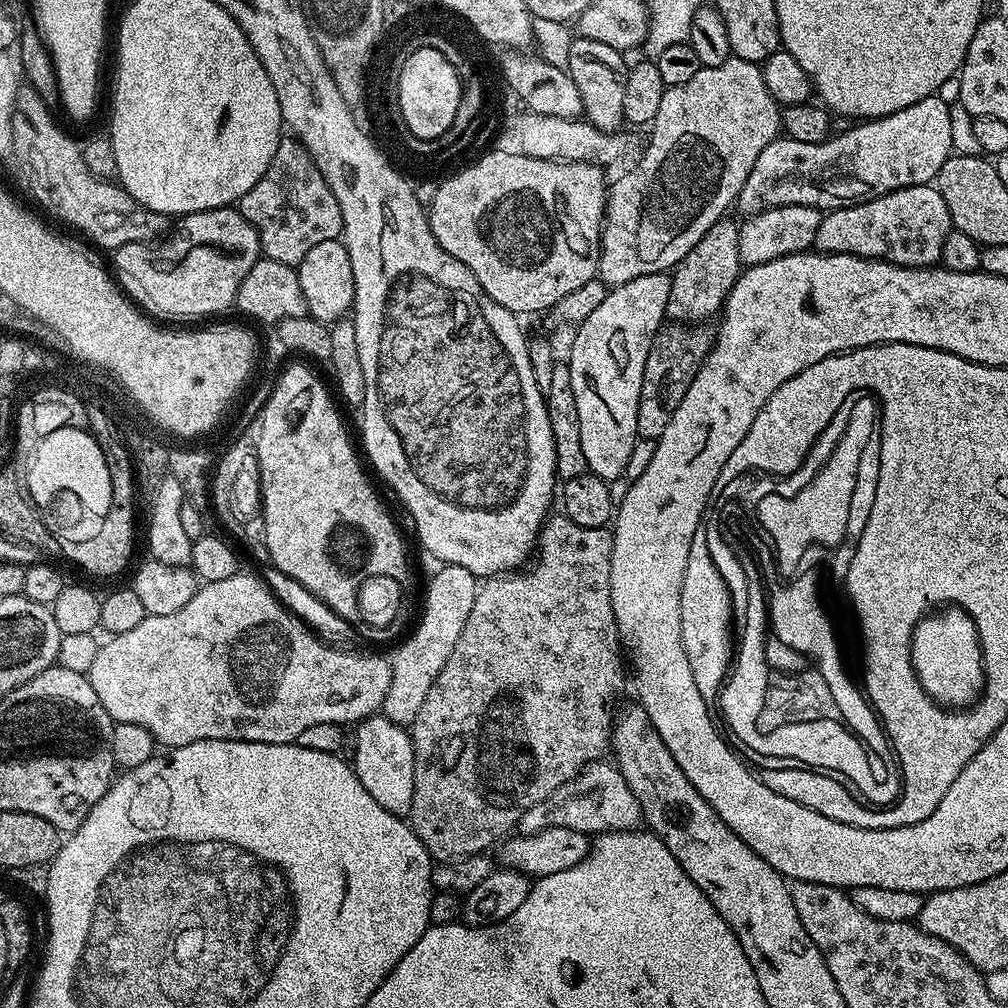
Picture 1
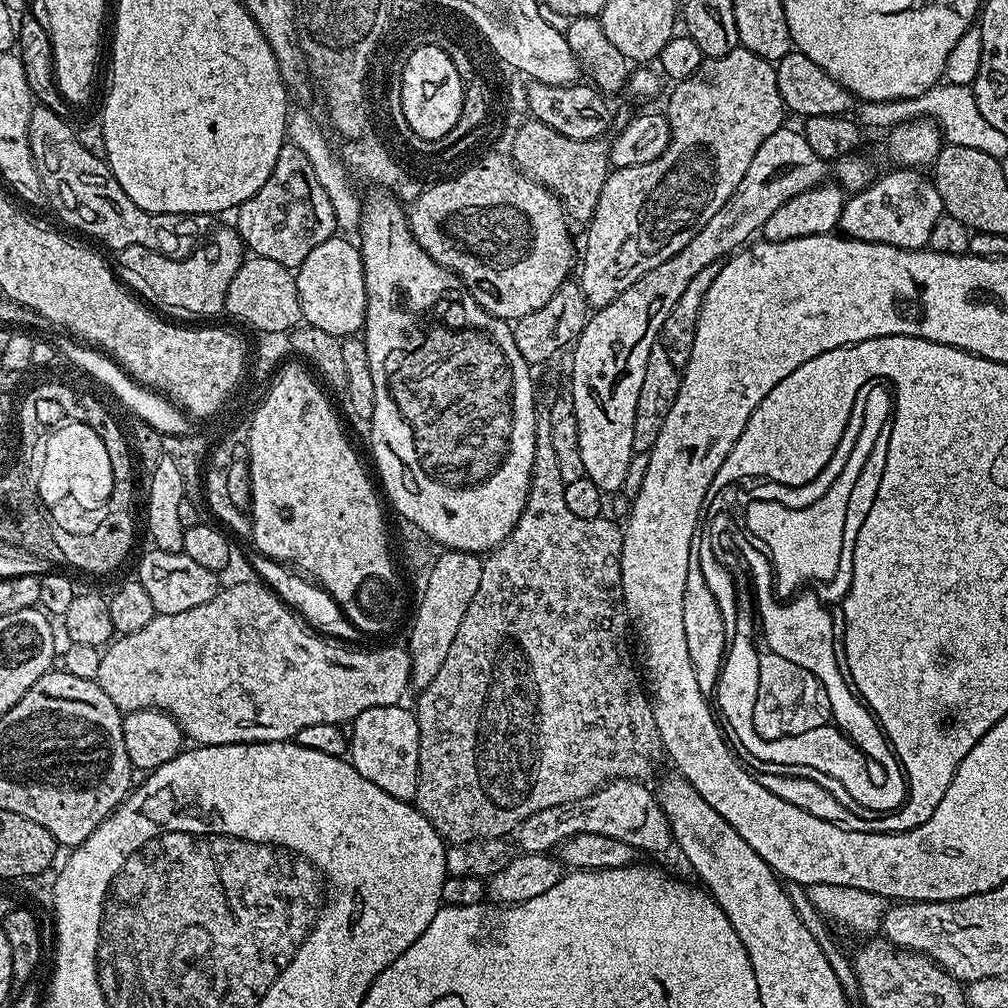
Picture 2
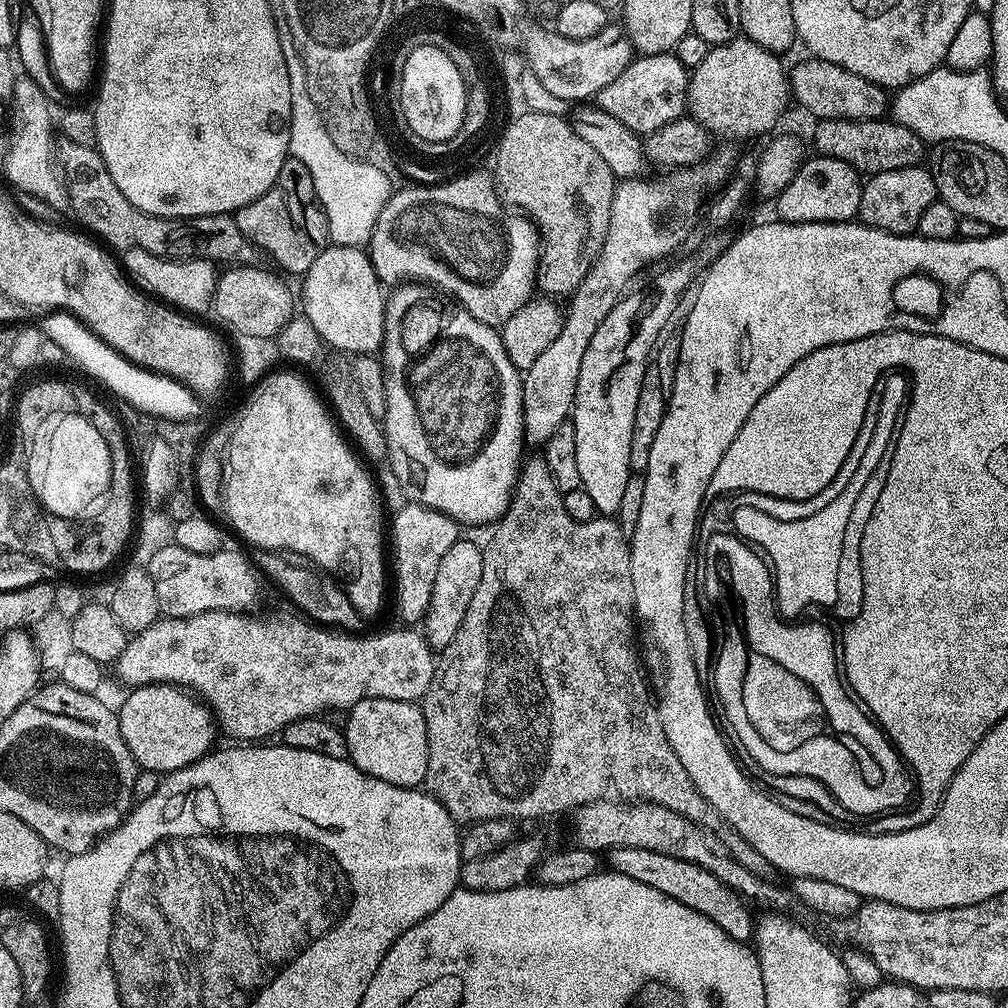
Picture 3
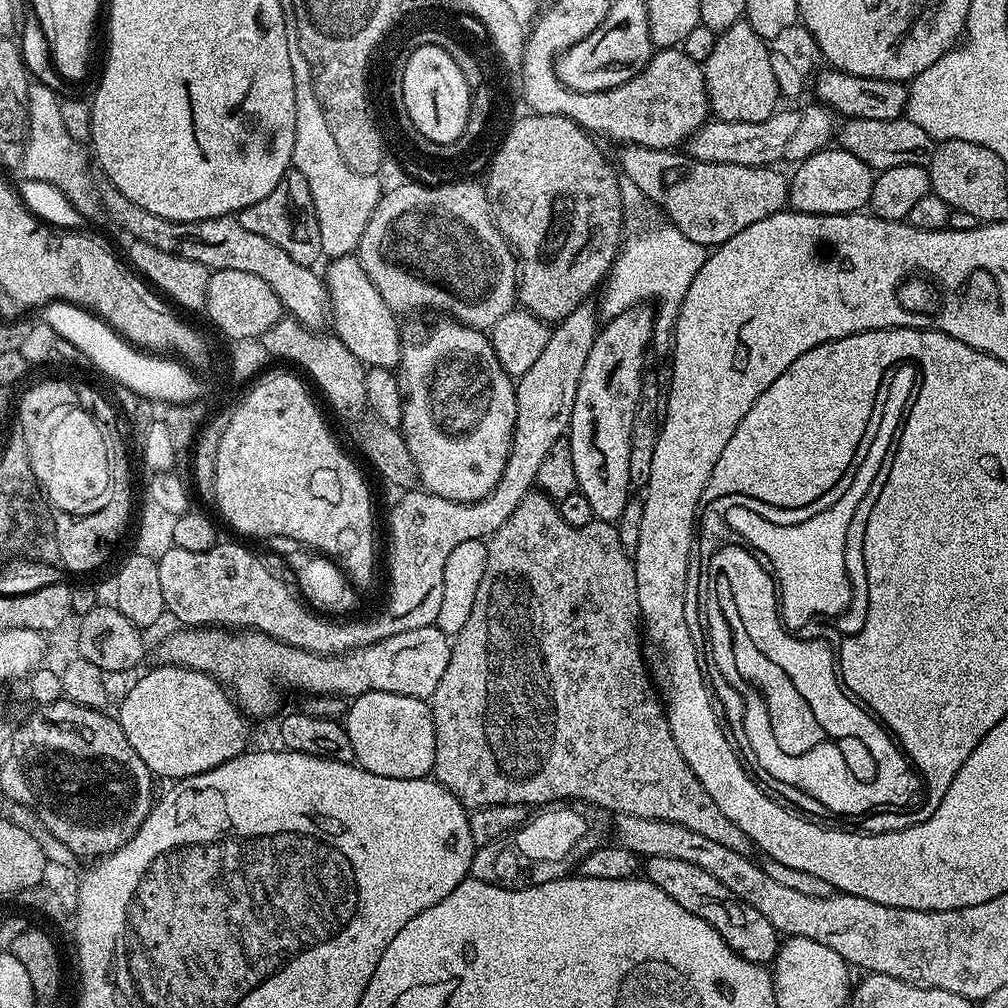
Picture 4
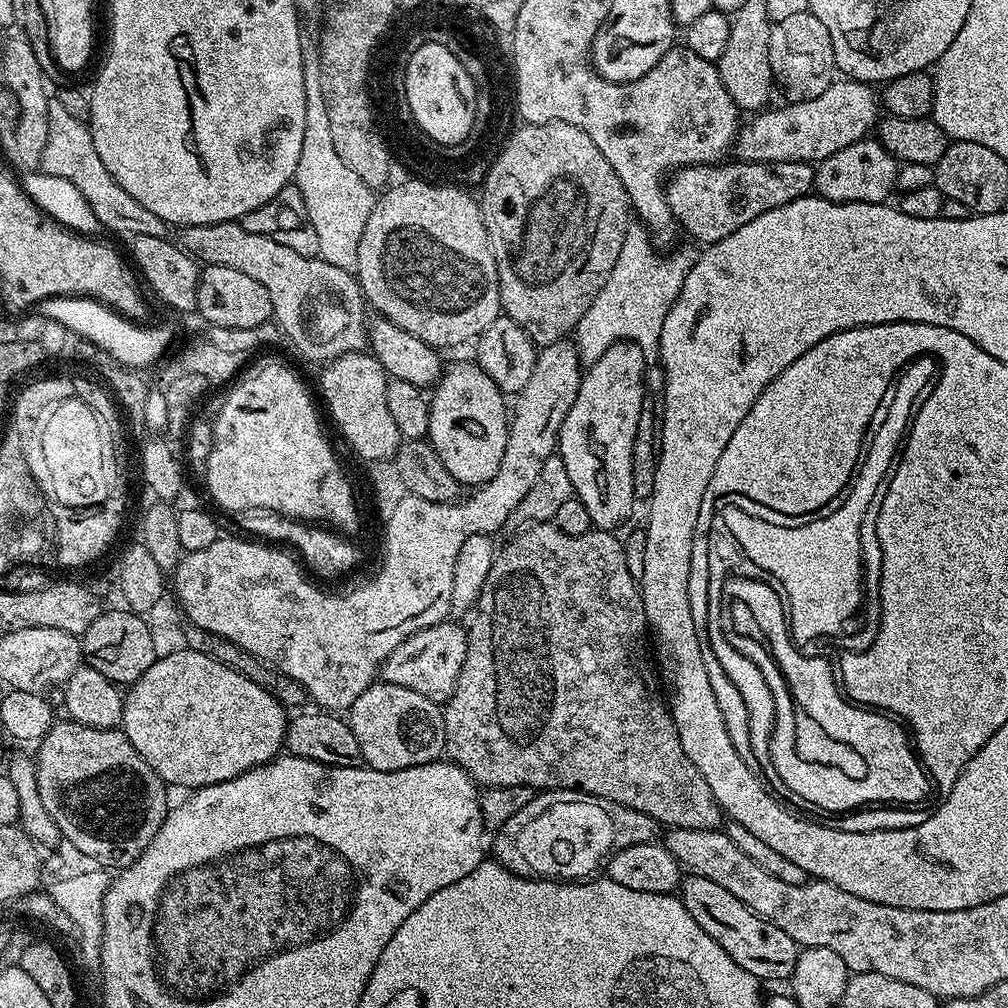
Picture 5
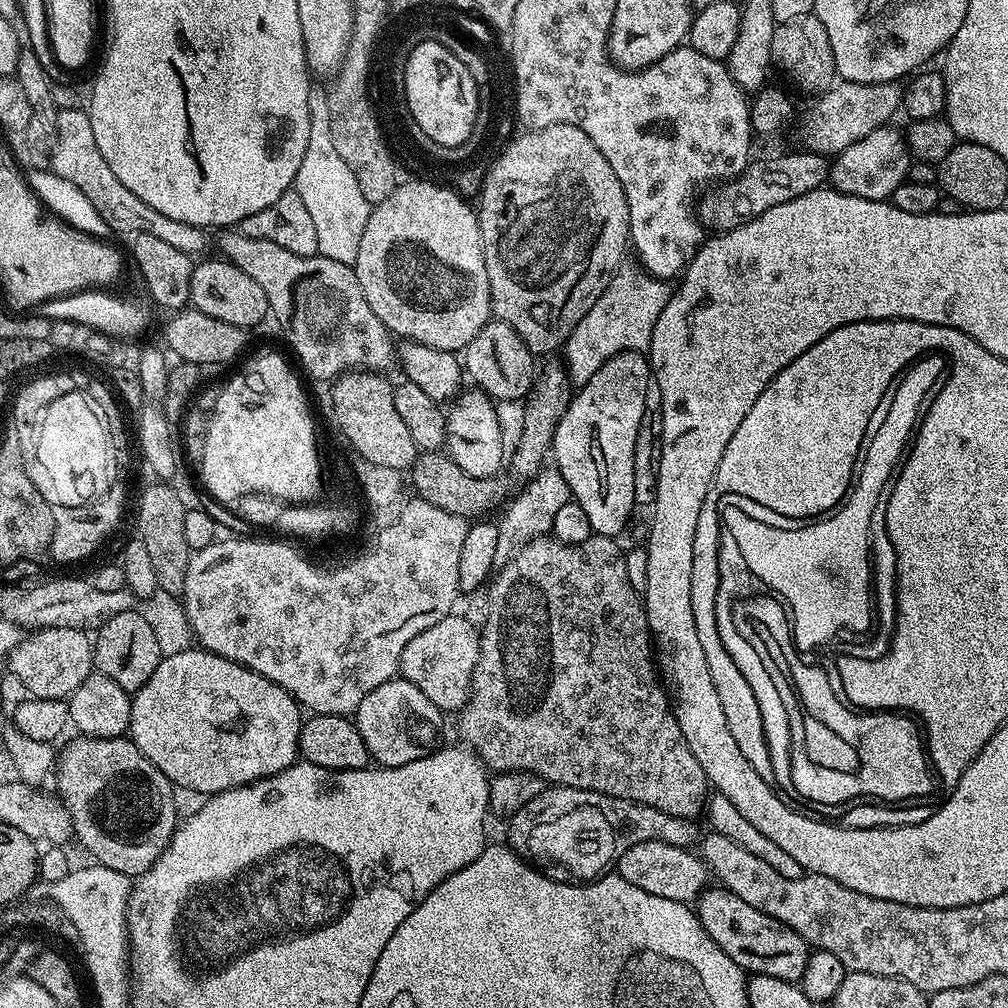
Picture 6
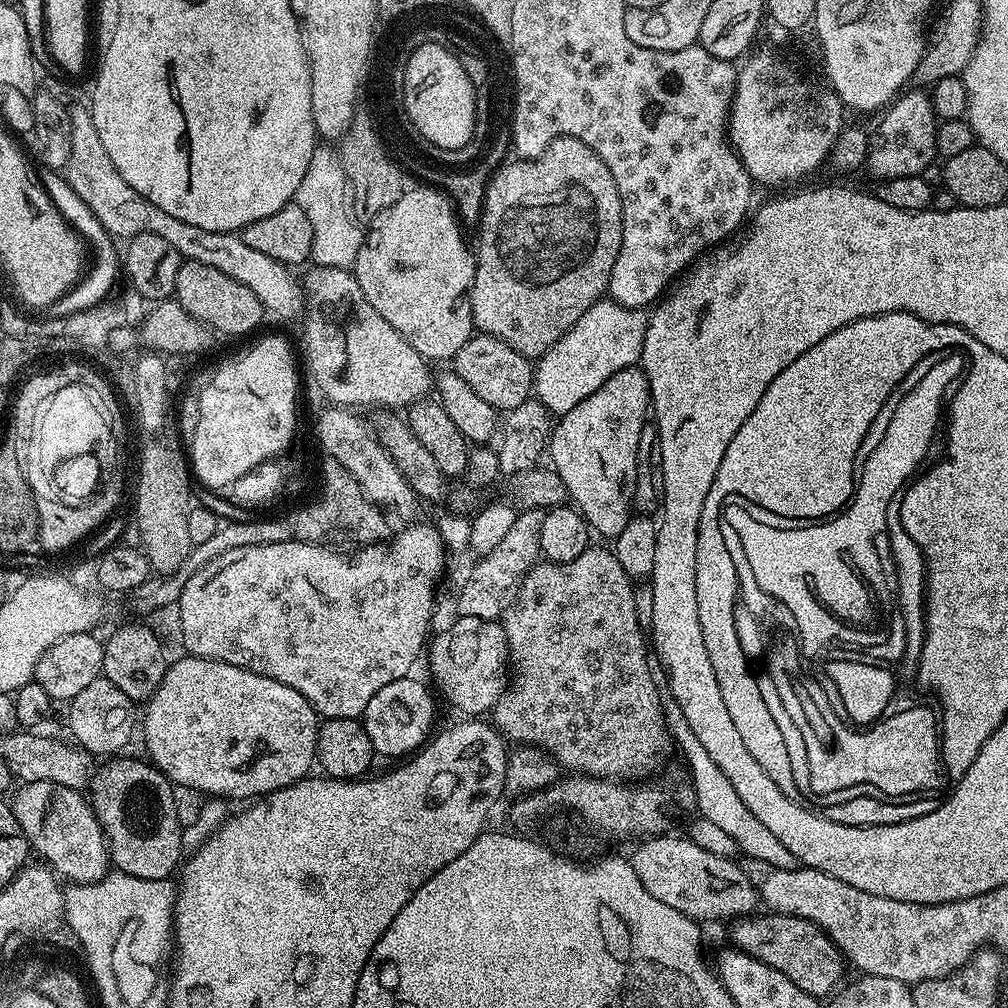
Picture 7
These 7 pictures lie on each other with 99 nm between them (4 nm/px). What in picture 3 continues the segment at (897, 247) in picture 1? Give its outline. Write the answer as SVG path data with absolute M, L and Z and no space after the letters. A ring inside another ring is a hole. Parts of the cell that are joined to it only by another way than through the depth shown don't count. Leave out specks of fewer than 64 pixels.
M924 166L879 172L867 177L863 186L859 219L871 228L899 236L915 233L918 218L922 218L926 206L930 206L938 198L932 173Z

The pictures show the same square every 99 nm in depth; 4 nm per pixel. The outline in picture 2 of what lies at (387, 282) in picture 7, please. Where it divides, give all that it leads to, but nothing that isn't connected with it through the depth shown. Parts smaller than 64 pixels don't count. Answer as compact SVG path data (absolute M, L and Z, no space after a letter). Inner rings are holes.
M484 160L480 167L472 169L468 175L455 180L455 183L443 184L441 188L432 189L432 192L427 193L427 196L419 196L416 201L410 204L407 213L408 225L412 231L413 238L418 242L418 246L422 246L422 250L426 250L426 254L430 254L430 258L434 258L434 262L449 268L467 286L468 292L476 299L478 306L482 306L490 315L497 316L499 320L509 322L521 320L526 318L526 314L534 314L534 310L541 308L545 302L550 302L550 298L554 298L554 294L558 289L563 284L569 283L571 276L568 275L571 272L573 275L574 265L578 260L577 249L576 252L572 249L572 236L568 233L569 221L566 219L564 205L546 186L541 184L532 186L526 180L516 176L512 168L509 168L509 163L506 160Z

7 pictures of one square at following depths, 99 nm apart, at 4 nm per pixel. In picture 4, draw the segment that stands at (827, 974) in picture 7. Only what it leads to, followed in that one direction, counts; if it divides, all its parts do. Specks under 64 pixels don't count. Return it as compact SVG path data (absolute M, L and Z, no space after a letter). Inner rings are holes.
M649 856L646 860L646 878L651 884L658 886L662 894L670 894L670 898L674 898L674 902L678 902L682 910L690 910L690 914L702 918L702 922L712 927L716 935L726 942L726 946L746 958L746 962L768 966L775 961L776 949L782 943L776 928L770 926L770 922L766 922L766 918L762 918L762 914L758 914L754 906L742 902L734 893L726 890L726 886L722 886L722 882L714 878L714 874L706 874L702 866L681 862L679 858Z

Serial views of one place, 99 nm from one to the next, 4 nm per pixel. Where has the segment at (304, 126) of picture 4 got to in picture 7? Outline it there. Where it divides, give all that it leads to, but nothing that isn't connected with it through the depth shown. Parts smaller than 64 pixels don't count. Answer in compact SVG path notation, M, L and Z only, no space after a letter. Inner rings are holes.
M314 150L310 166L306 166L306 178L302 178L302 186L298 186L294 202L306 210L306 218L310 218L310 226L314 230L311 263L321 268L351 269L358 258L362 228L355 224L357 221L350 211L348 182L344 173L333 166L329 151Z

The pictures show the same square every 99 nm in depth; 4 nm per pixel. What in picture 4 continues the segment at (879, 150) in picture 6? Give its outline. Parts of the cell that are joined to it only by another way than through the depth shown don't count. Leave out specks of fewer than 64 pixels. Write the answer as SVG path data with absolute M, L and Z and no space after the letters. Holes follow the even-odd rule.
M829 146L810 154L810 158L799 161L795 165L796 173L791 173L788 181L788 204L791 211L805 212L806 214L846 214L847 212L859 212L869 207L872 199L872 182L874 170L862 162L854 154L850 154L839 146Z

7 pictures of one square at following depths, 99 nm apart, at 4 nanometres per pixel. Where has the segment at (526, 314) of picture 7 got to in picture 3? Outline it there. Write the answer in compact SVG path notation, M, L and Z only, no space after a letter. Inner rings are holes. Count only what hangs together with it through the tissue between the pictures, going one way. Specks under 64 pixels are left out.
M532 110L529 116L515 124L508 132L508 139L504 140L500 154L500 181L508 197L523 204L525 213L540 233L540 267L536 269L539 291L552 298L571 297L582 278L586 278L606 240L610 206L618 183L615 171L606 158L594 150L594 146L574 134L571 123L565 117L563 120L552 112Z

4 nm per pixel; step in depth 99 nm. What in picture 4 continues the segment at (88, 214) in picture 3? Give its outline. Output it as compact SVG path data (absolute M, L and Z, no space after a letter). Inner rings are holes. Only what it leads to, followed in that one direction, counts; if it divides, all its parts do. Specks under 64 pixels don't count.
M111 186L99 189L98 195L103 215L108 215L122 231L129 232L132 240L150 242L150 246L166 250L166 254L193 260L212 272L246 270L246 274L258 274L258 278L262 278L262 282L267 282L270 290L278 294L281 309L287 315L293 316L308 328L317 330L323 329L329 323L332 299L328 297L323 275L319 271L316 273L315 267L294 262L294 258L290 258L286 250L274 246L274 242L261 238L259 234L253 234L251 230L245 230L235 215L182 222L150 214L150 210L142 210L142 206L130 202L130 198L126 198L117 188Z

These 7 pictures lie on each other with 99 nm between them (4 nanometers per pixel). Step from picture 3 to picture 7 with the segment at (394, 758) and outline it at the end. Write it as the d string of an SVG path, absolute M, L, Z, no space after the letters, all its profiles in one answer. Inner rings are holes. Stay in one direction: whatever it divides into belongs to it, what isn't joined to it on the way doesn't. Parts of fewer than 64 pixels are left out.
M405 678L398 682L390 682L390 686L382 686L382 690L378 690L378 694L374 694L374 698L370 698L370 702L366 705L362 723L372 743L373 753L377 757L404 755L407 757L415 753L429 739L433 731L433 693L427 683L419 684L412 679Z

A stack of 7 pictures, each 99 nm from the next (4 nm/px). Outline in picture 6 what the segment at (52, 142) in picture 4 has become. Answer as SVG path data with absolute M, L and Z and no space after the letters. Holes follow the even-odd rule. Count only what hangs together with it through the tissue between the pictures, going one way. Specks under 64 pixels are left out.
M62 108L62 109L59 109L59 111L57 111L57 113L56 113L56 125L58 126L58 142L56 143L56 149L54 150L54 154L52 155L52 162L50 165L51 171L56 172L58 174L58 178L66 178L66 182L70 182L74 186L78 186L78 190L82 190L82 194L86 194L87 200L89 200L89 202L94 205L94 210L98 210L98 214L100 214L102 216L103 221L106 222L106 226L111 228L111 231L113 233L117 234L117 232L128 232L127 234L135 234L135 233L141 232L142 234L154 234L154 238L159 238L159 240L161 242L167 242L168 245L176 247L178 250L182 250L182 254L186 254L187 256L191 256L193 258L199 257L201 254L204 254L204 253L199 254L199 252L204 252L208 248L209 233L207 231L205 231L205 229L199 228L198 226L190 226L186 222L178 222L174 218L166 218L166 214L158 214L158 210L154 210L154 206L146 206L146 202L142 202L142 198L134 197L134 194L132 194L130 190L126 190L126 186L122 186L122 181L119 180L119 178L117 178L117 176L115 176L114 170L110 170L110 166L106 166L106 158L102 158L102 154L100 153L100 151L98 151L98 142L94 142L94 130L90 126L90 118L88 117L88 113L87 113L87 111L85 111L85 109L82 109L82 108Z

